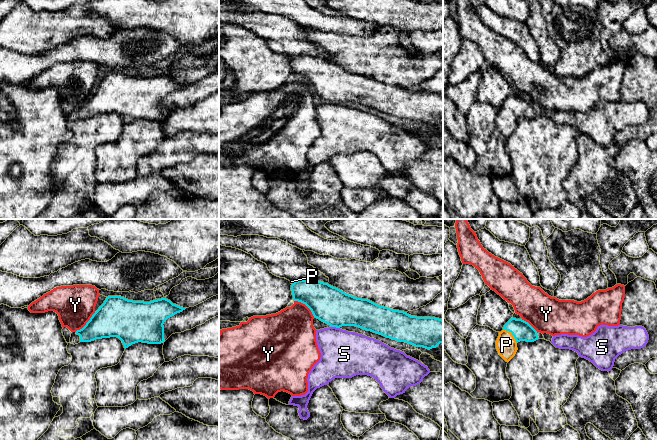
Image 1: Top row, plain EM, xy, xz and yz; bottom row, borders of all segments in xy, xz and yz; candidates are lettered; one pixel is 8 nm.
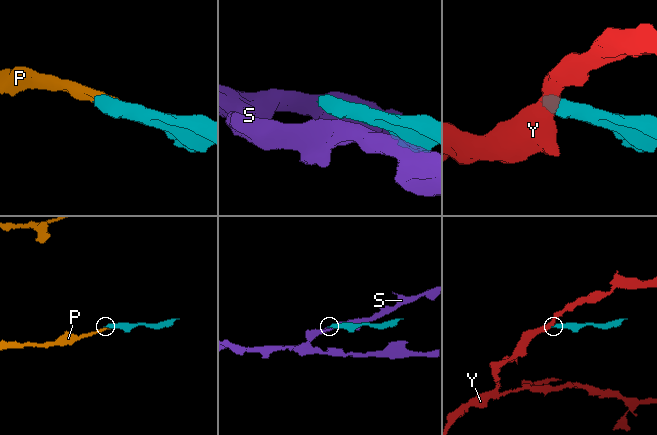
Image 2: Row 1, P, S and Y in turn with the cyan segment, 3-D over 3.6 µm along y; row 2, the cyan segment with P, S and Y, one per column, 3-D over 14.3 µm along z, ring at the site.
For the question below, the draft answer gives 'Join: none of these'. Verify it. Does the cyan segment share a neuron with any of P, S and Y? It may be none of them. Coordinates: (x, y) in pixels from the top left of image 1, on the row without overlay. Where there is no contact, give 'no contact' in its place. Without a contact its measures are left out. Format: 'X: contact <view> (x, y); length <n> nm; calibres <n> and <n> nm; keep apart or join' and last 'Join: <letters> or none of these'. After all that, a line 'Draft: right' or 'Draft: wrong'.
P: contact yz (512, 110); length 160 nm; calibres 160 and 170 nm; join
S: contact xz (335, 102); length 70 nm; calibres 300 and 380 nm; keep apart
Y: contact xz (305, 80); length 220 nm; calibres 300 and 360 nm; keep apart
Join: P
Draft: wrong

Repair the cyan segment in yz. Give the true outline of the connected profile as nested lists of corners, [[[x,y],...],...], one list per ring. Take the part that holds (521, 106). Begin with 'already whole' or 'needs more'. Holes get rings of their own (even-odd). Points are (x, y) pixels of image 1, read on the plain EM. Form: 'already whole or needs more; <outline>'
needs more; [[[512,93],[499,108],[496,125],[499,131],[509,138],[518,126],[518,118],[534,118],[538,115],[537,107],[528,98]]]

